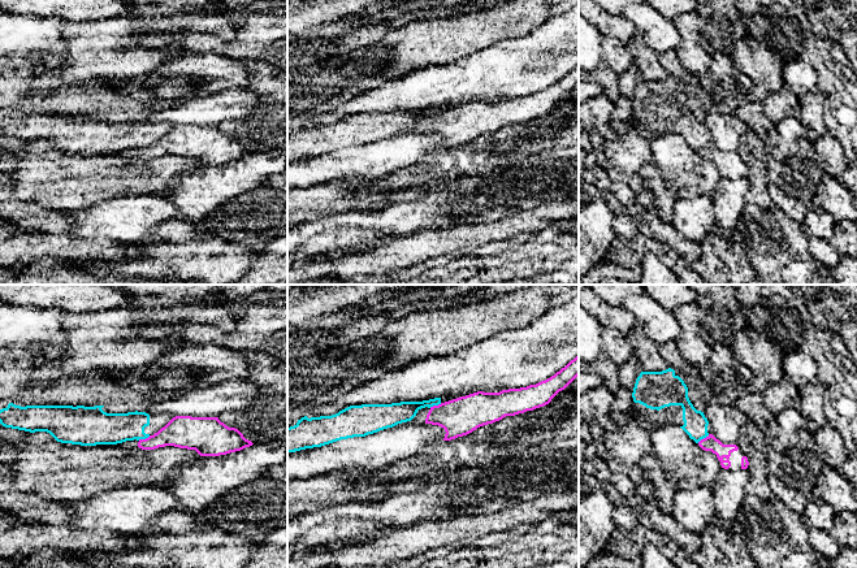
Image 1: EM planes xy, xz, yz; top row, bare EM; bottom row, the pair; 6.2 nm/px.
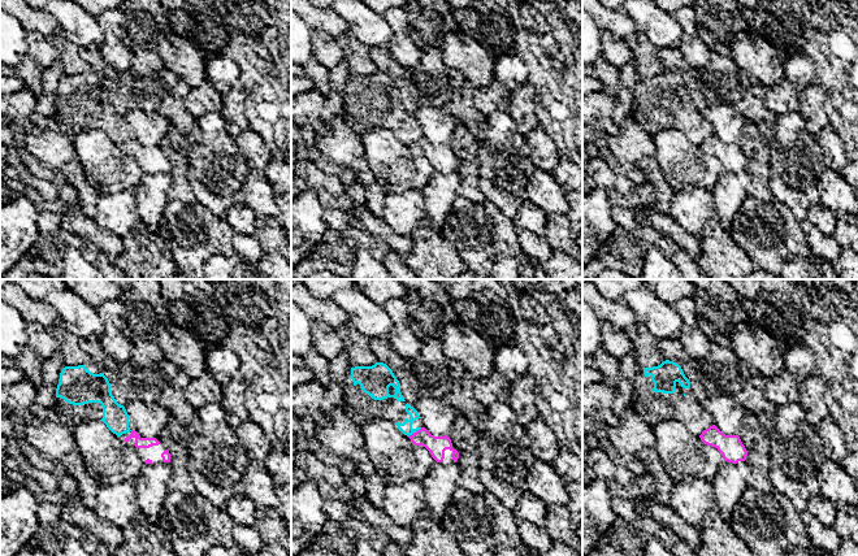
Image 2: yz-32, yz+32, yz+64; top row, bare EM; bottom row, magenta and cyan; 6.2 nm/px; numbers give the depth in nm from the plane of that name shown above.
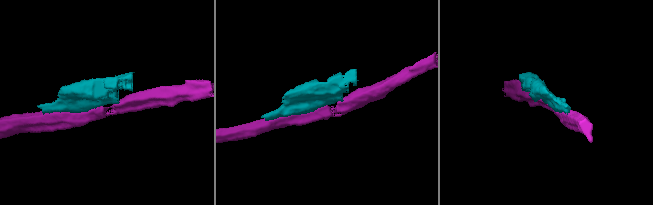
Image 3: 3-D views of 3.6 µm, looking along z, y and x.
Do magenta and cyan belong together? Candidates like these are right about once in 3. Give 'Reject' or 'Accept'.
Reject

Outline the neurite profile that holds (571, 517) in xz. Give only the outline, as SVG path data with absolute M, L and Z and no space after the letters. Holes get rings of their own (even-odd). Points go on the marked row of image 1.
M579 508L553 515L551 521L558 525L571 525L579 528Z

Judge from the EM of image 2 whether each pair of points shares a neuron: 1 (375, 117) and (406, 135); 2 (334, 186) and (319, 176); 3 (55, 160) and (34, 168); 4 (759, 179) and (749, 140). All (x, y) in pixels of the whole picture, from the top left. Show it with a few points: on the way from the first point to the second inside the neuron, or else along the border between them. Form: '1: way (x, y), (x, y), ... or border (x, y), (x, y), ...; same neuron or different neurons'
1: way (382, 117), (388, 117), (398, 127); same neuron
2: way (330, 183), (323, 179); same neuron
3: border (27, 151), (46, 166), (60, 169); different neurons
4: way (759, 170), (757, 150); same neuron

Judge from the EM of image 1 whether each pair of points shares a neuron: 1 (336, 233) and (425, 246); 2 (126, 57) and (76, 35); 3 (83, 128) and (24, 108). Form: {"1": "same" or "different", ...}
{"1": "different", "2": "same", "3": "different"}

